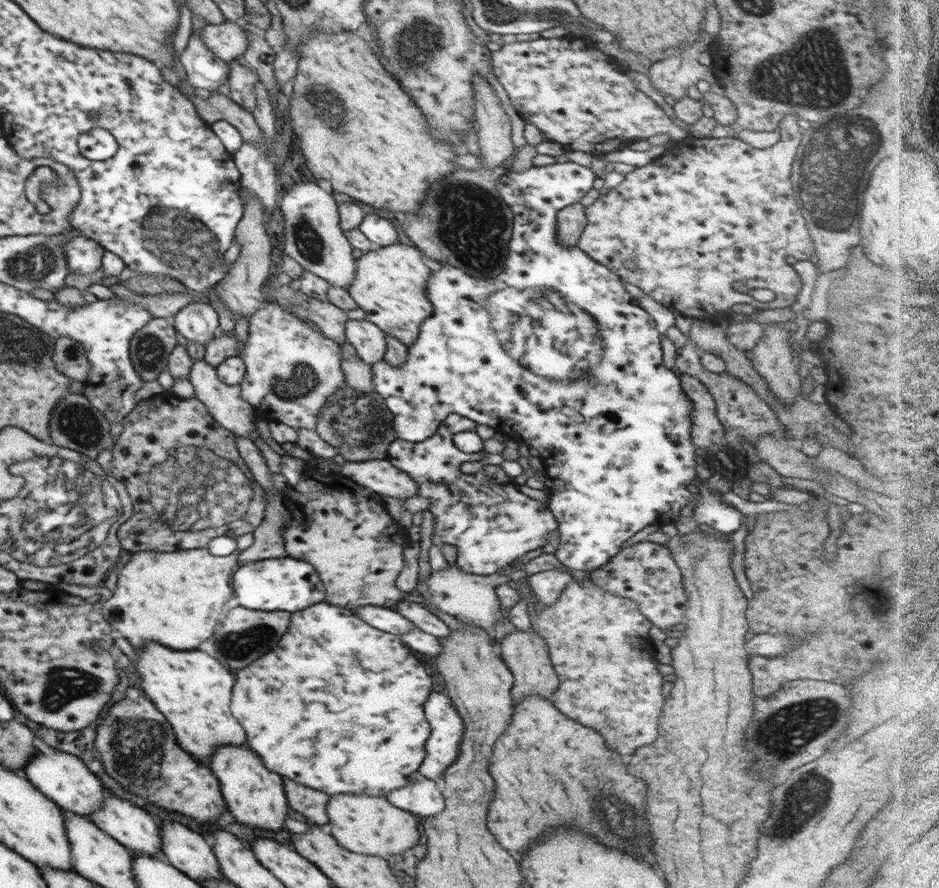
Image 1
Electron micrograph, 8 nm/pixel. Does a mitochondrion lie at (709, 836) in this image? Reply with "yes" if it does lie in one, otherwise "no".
no

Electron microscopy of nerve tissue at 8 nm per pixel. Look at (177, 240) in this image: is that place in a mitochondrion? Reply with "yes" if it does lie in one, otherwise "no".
yes

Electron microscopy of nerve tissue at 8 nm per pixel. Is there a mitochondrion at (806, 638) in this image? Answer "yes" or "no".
no

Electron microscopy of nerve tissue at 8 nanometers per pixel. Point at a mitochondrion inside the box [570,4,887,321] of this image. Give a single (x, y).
(792, 76)

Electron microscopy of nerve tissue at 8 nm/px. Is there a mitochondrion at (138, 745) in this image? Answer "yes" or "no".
yes

